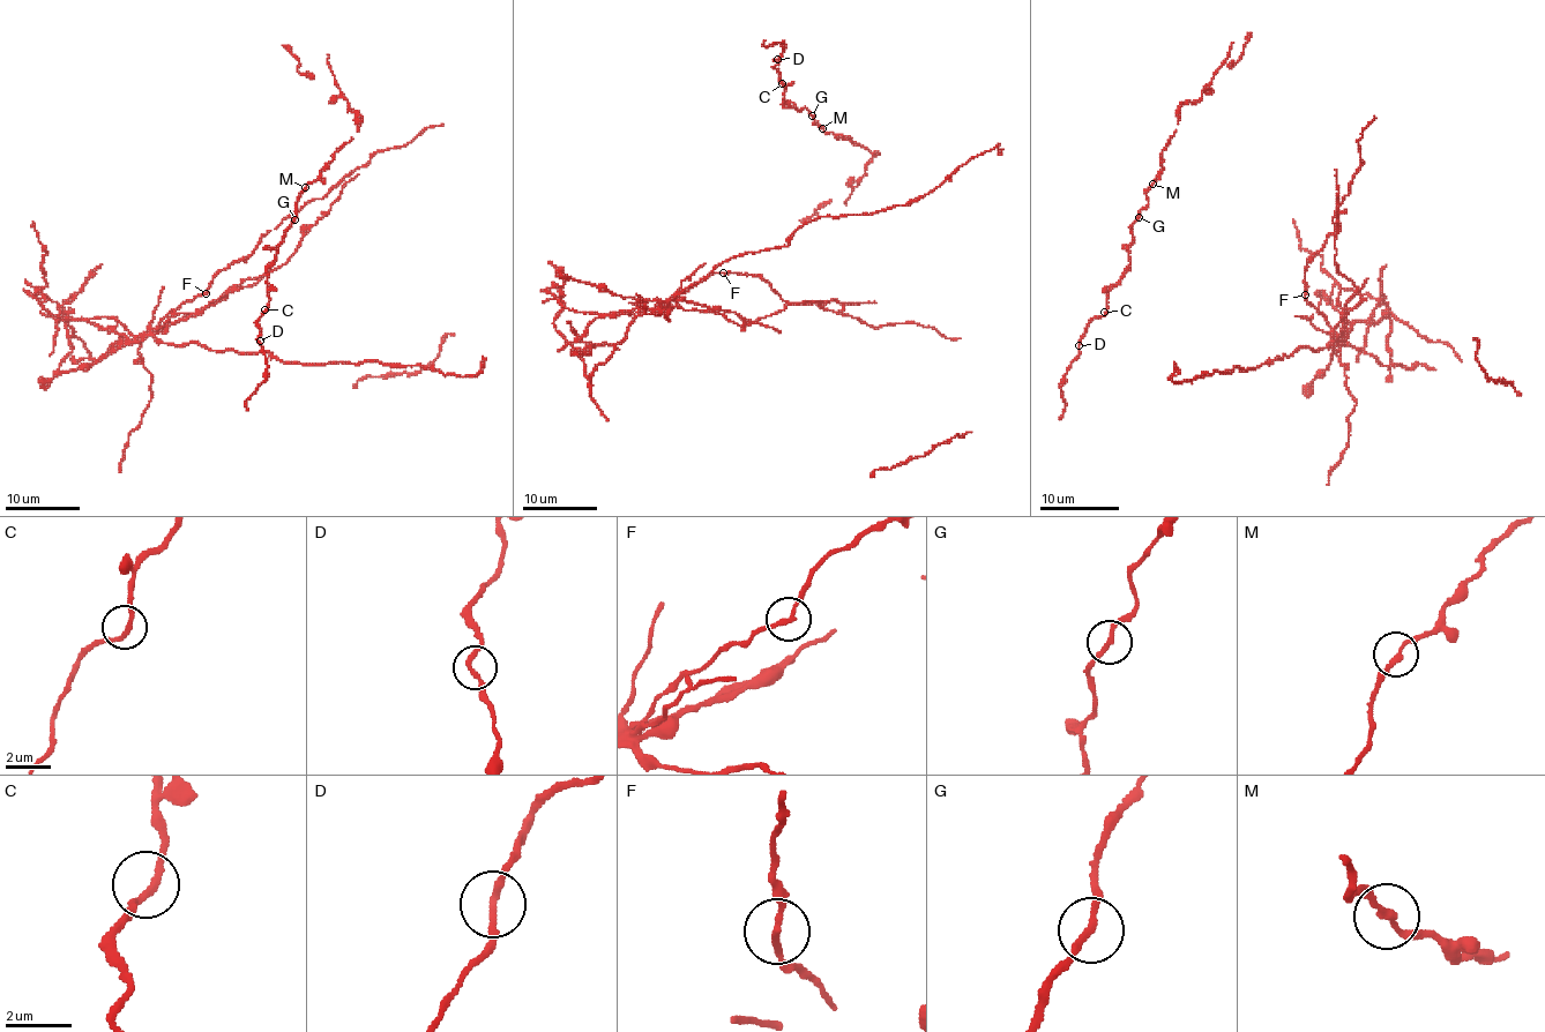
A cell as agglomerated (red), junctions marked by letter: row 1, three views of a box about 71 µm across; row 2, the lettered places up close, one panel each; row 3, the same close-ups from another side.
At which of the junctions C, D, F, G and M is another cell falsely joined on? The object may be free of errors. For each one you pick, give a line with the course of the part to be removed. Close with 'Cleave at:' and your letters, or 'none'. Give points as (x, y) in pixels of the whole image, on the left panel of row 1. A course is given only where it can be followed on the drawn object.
F: Course of the part to remove: (204, 292), (171, 311), (155, 335), (269, 352), (282, 361), (393, 364), (469, 376), (483, 356)
Cleave at: F

